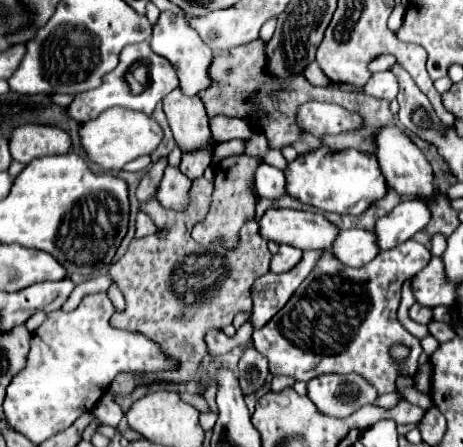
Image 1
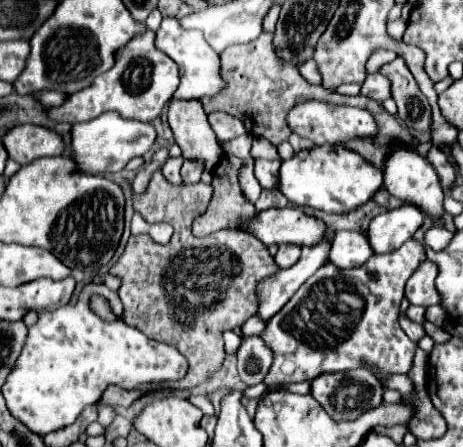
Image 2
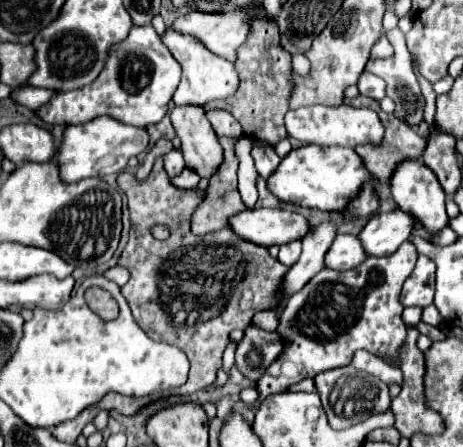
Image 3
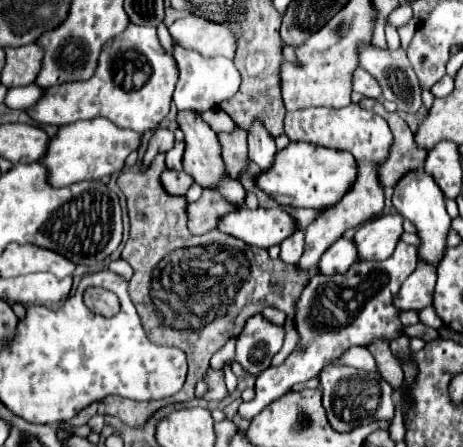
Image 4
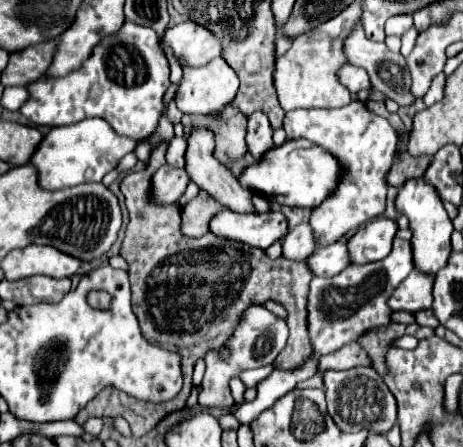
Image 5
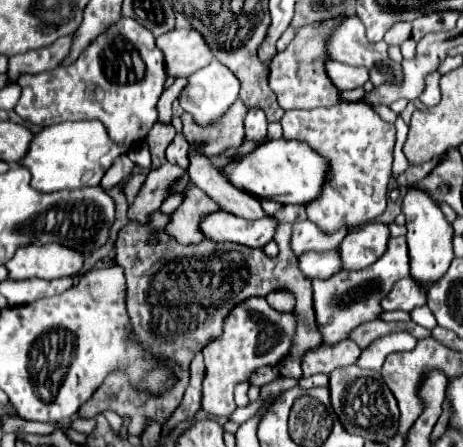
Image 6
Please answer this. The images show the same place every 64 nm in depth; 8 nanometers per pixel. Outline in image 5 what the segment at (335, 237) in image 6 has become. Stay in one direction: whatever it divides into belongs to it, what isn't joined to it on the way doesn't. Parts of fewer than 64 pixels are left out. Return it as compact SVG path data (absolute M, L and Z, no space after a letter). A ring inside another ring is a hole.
M300 224L288 230L288 236L282 242L282 254L288 260L306 260L314 252L314 238L308 224Z

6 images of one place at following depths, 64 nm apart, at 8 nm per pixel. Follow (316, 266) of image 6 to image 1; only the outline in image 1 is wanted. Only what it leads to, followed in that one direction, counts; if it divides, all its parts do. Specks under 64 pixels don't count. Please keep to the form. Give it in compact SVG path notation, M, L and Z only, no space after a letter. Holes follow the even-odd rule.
M342 230L332 246L334 256L352 268L360 268L380 254L376 248L376 234L368 230Z

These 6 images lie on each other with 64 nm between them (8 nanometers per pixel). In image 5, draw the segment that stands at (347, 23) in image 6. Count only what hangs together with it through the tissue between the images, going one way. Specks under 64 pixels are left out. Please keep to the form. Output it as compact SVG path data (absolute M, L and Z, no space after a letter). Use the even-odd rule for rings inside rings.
M356 28L356 30L352 32L352 36L344 42L344 52L346 52L350 64L364 68L364 70L368 72L370 80L372 80L372 86L374 86L378 92L382 92L386 98L394 100L400 108L408 108L408 106L412 106L412 104L416 102L416 98L414 98L412 92L410 92L412 80L410 80L408 64L406 64L406 60L404 60L402 54L390 52L384 42L372 42L372 40L368 40L362 28Z

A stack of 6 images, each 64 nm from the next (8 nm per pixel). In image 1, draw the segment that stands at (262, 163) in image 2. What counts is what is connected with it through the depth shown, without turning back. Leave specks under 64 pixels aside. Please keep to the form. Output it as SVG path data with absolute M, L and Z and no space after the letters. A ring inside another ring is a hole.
M260 164L256 170L256 192L262 198L278 200L282 196L288 196L286 192L286 178L278 168L272 168L268 164Z

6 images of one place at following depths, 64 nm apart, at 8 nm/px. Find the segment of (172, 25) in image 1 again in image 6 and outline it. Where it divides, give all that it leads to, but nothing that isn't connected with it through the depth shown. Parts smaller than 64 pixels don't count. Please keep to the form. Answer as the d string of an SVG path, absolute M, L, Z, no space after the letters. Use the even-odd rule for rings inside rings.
M212 60L206 68L200 68L192 76L188 76L188 84L180 92L178 102L180 102L184 112L190 112L196 118L198 124L206 126L214 118L220 118L236 102L238 90L240 90L238 78L224 64L220 64L218 60Z

